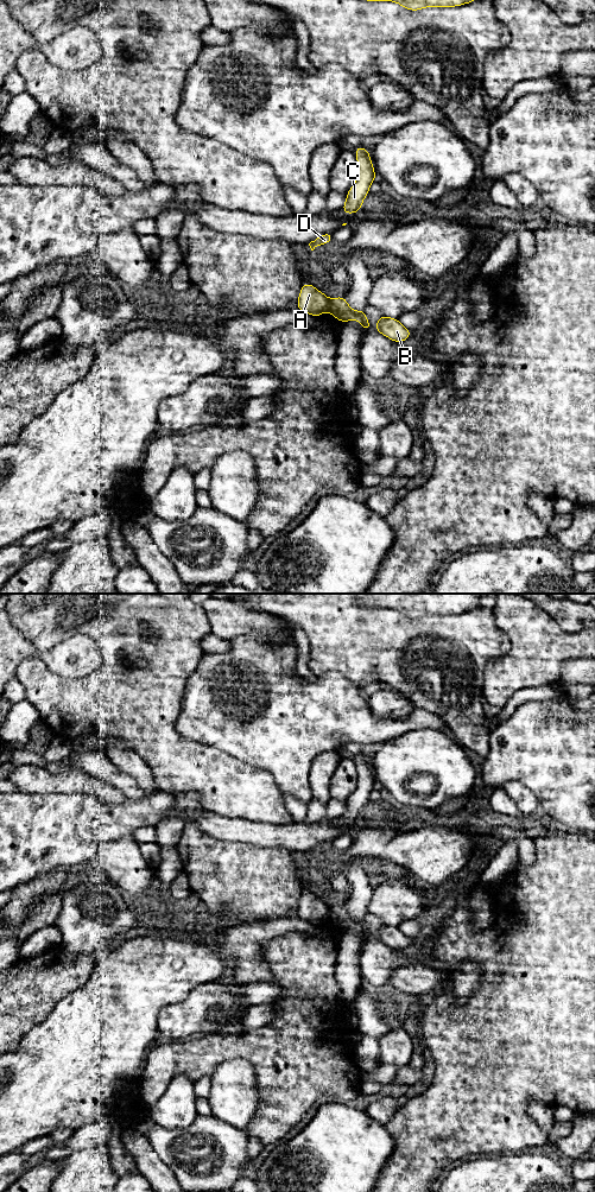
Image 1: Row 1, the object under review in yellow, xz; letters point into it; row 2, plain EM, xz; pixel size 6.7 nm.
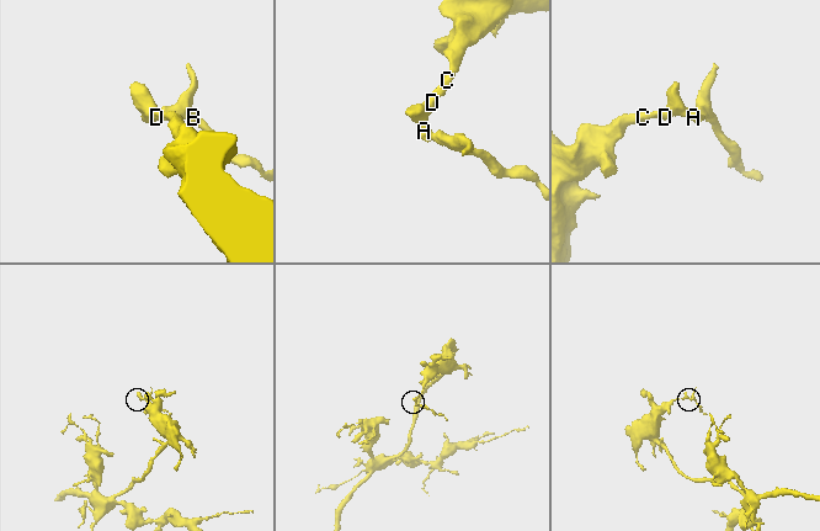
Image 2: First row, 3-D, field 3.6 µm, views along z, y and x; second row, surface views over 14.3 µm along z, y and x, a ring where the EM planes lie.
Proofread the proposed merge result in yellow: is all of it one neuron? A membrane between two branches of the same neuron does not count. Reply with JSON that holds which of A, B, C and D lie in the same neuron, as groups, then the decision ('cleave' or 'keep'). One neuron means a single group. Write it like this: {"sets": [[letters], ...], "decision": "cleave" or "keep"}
{"sets": [["A", "C", "D"], ["B"]], "decision": "cleave"}

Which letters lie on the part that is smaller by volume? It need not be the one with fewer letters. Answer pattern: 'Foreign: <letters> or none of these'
Foreign: B

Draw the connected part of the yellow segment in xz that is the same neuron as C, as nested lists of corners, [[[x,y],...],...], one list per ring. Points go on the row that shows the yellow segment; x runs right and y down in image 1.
[[[360,145],[354,153],[357,159],[357,179],[347,192],[344,205],[341,209],[344,214],[355,214],[363,207],[362,202],[369,194],[369,185],[376,179],[371,152]]]

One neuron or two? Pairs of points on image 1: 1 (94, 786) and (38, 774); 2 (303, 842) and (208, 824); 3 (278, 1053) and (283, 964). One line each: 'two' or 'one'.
1: one
2: one
3: one

